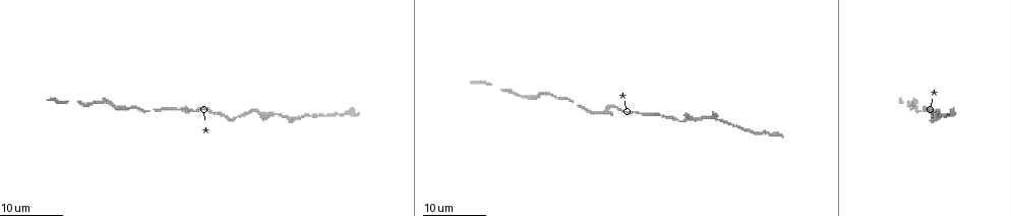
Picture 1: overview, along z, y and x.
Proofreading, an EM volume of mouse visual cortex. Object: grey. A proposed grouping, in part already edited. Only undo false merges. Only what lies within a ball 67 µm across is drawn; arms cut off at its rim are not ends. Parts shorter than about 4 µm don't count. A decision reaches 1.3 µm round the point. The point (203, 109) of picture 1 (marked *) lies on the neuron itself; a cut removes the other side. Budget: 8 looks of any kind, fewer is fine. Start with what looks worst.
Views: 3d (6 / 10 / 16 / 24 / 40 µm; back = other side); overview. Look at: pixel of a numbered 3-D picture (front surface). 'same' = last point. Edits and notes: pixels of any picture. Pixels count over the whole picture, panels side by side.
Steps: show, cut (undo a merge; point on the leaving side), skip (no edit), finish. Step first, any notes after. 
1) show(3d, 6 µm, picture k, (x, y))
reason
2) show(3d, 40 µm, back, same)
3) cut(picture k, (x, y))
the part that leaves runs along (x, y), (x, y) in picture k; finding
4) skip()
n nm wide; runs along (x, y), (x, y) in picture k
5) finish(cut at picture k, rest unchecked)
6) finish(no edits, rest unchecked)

show(3d, 16 µm, picture 1, (192, 111))

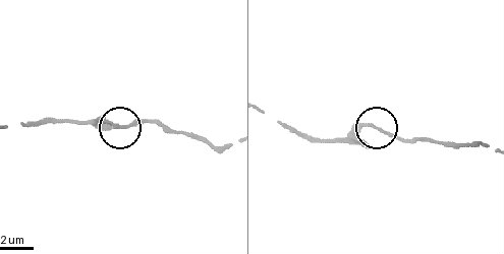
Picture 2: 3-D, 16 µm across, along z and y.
show(3d, 6 µm, picture 2, (372, 125))
zoom in

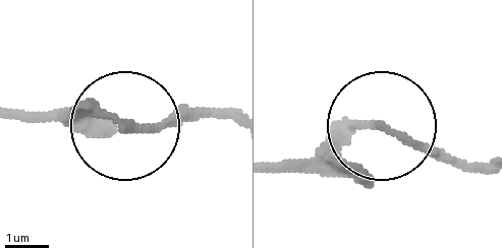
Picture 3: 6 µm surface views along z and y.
skip()
190 nm wide; runs along (207, 117), (156, 128), (39, 117) in picture 3; all the same neuron

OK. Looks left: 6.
show(3d, 24 µm, picture 1, (683, 121))
sudden change in width

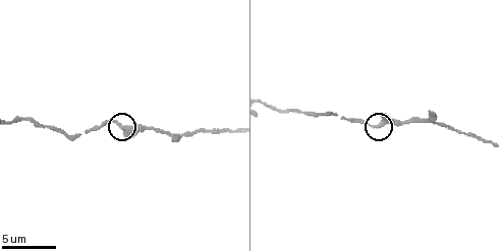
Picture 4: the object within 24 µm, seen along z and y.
show(3d, 6 µm, picture 4, (122, 127))
closer look

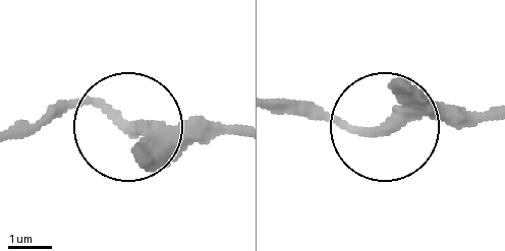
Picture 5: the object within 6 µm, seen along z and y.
skip()
runs along (18, 137), (85, 108), (138, 130), (237, 130) in picture 5; all the same neuron

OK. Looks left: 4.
show(3d, 10 µm, picture 4, (208, 132))
a narrow waist

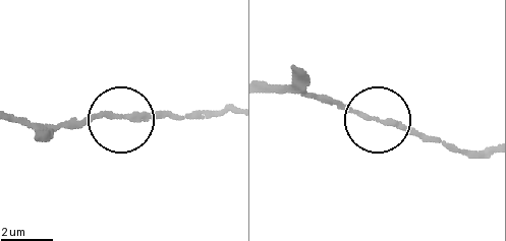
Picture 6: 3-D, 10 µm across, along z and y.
skip()
runs along (271, 89), (323, 97), (452, 142) in picture 6; all the same neuron

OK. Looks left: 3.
show(3d, 24 µm, picture 1, (127, 108))
calibre changes

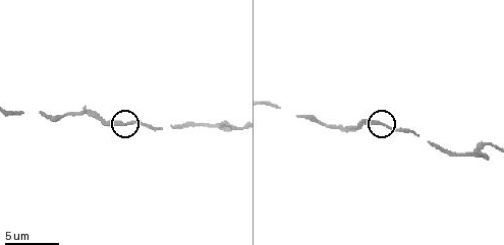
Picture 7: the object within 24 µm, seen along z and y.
show(3d, 6 µm, picture 7, (121, 122))

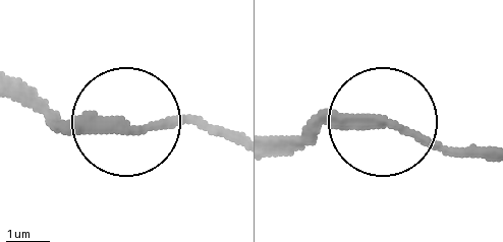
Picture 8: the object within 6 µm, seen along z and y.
show(3d, 6 µm, back, picture 8, (131, 125))

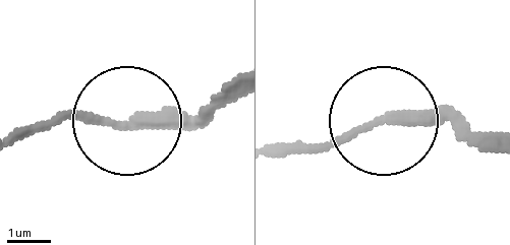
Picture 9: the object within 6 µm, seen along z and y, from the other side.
skip()
220 nm wide; runs along (280, 154), (390, 121), (495, 131) in picture 9; one neuron here

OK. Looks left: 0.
finish(no edits, rest unchecked)

